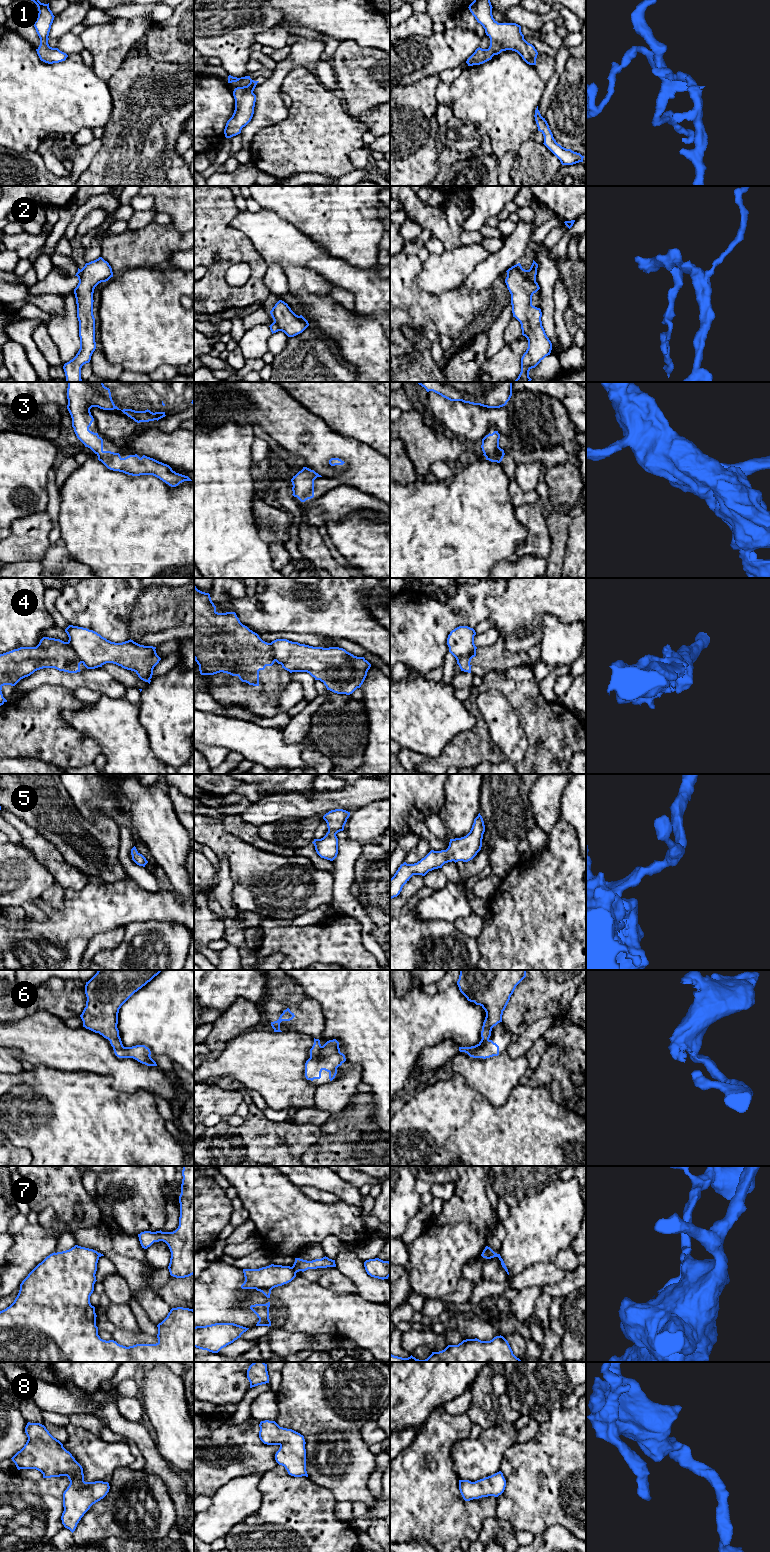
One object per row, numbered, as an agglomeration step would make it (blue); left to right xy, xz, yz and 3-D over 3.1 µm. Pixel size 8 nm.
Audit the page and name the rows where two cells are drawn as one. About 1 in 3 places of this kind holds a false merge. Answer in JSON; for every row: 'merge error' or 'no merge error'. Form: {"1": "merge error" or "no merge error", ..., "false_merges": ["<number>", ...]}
{"1": "no merge error", "2": "merge error", "3": "no merge error", "4": "merge error", "5": "no merge error", "6": "merge error", "7": "merge error", "8": "no merge error", "false_merges": ["2", "4", "6", "7"]}

